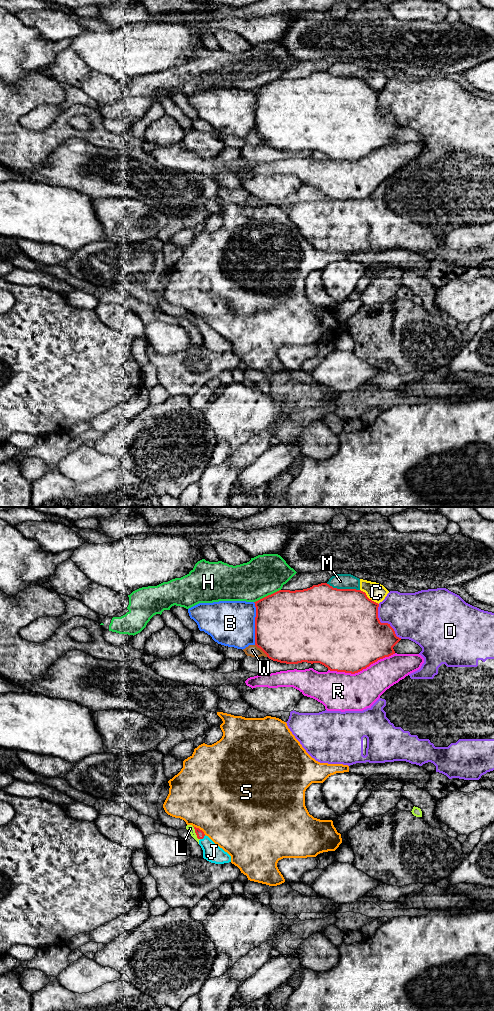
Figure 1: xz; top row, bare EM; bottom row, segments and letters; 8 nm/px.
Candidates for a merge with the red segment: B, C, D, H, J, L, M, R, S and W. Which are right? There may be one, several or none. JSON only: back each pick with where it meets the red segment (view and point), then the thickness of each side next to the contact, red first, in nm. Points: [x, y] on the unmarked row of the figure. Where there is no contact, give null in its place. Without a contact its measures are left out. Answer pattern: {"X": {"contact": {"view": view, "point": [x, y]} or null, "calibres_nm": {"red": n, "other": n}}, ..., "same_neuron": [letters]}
{"J": {"contact": {"view": "xz", "point": [202, 326]}, "calibres_nm": {"red": 70, "other": 150}}, "same_neuron": ["J"]}

